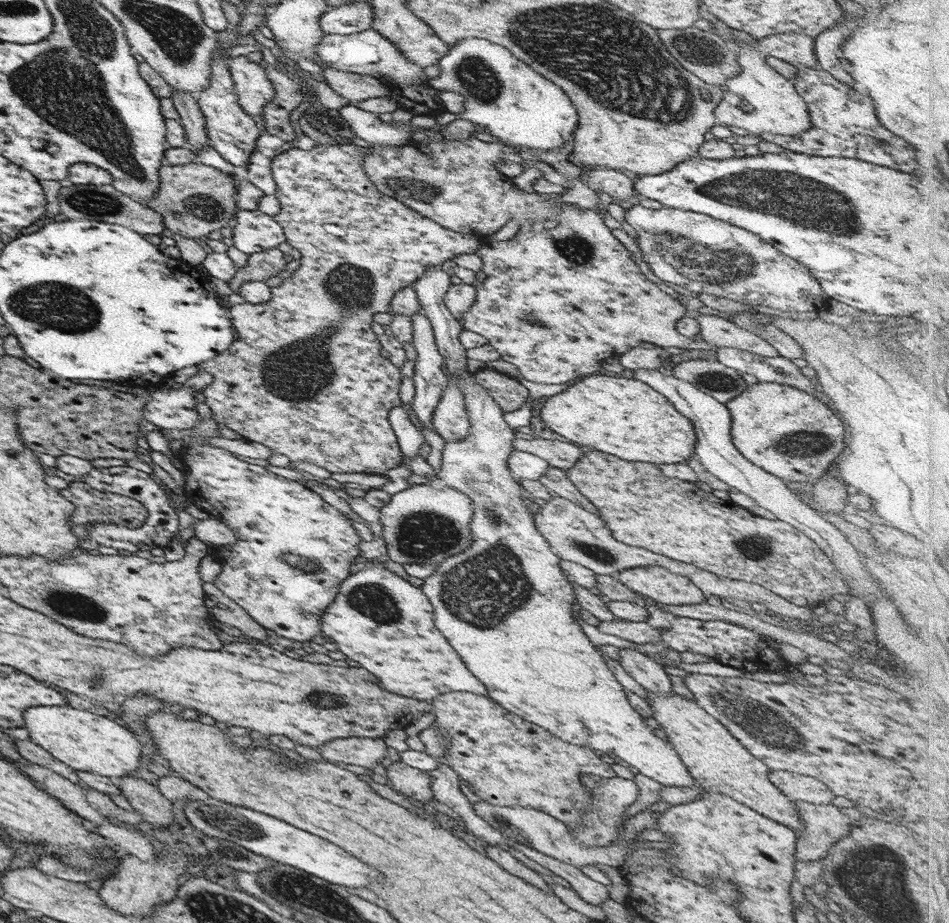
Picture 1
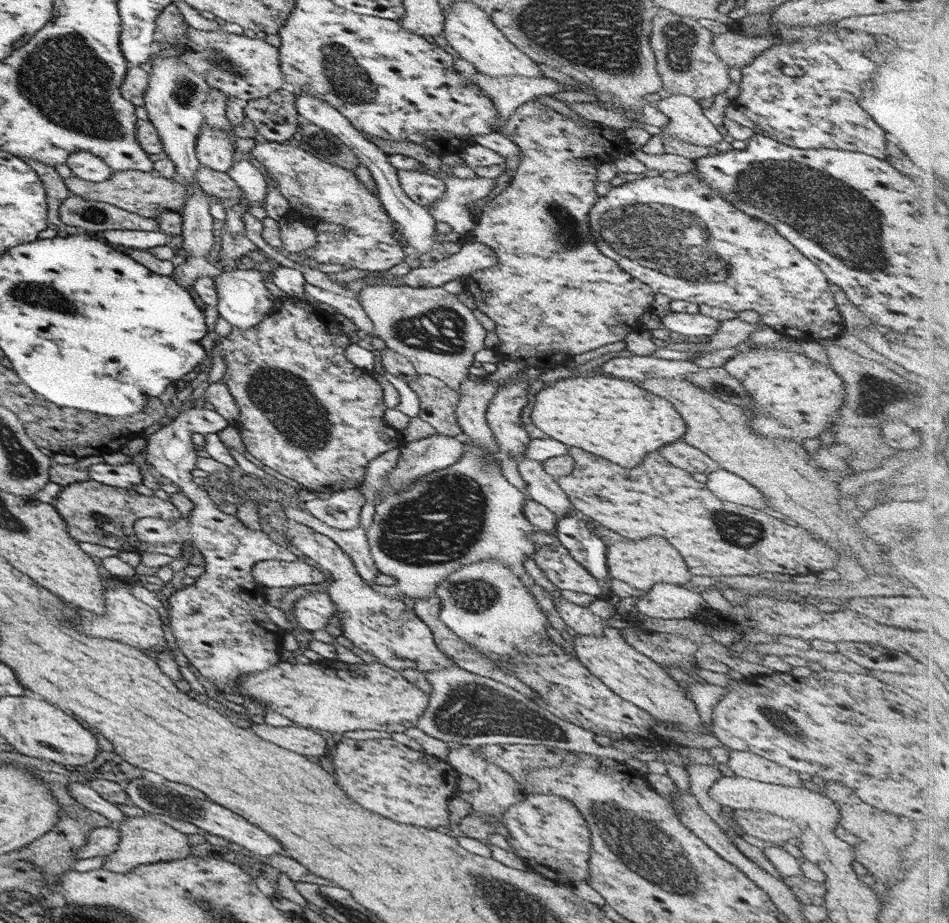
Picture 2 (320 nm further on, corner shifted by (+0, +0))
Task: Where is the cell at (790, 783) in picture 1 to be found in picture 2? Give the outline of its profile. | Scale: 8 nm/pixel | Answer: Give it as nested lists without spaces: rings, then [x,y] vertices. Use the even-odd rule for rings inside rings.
[[[730,749],[726,765],[735,776],[781,786],[803,787],[799,773],[762,756]]]

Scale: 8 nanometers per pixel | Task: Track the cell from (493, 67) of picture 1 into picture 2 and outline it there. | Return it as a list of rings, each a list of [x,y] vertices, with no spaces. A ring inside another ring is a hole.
[[[455,2],[450,9],[442,10],[442,36],[447,44],[457,52],[457,56],[470,62],[475,70],[480,73],[498,77],[517,75],[526,77],[543,77],[535,62],[516,46],[513,46],[502,34],[489,22],[489,16],[477,6],[471,6],[469,2]]]

